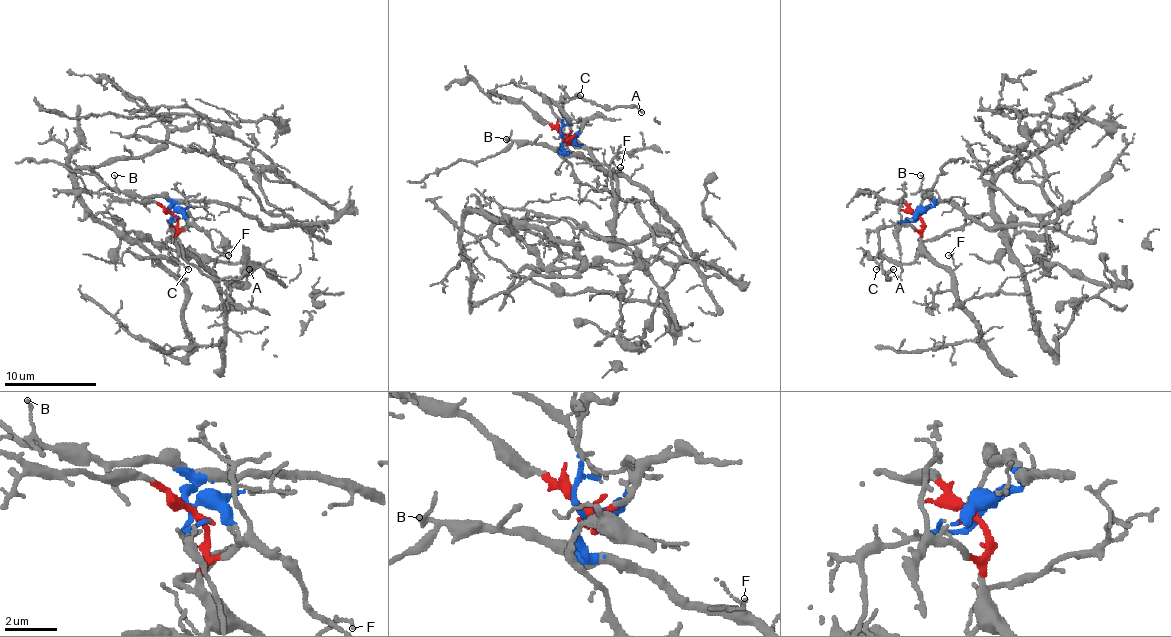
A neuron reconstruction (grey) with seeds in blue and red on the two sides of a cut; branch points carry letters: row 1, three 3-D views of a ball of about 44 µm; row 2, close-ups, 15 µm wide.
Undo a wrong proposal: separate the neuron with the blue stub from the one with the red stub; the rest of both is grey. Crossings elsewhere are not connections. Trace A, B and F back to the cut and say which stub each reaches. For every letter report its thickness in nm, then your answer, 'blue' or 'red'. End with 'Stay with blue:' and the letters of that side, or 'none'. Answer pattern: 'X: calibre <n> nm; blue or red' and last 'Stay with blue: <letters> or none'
A: calibre 220 nm; blue
B: calibre 110 nm; blue
F: calibre 110 nm; red
Stay with blue: A, B

